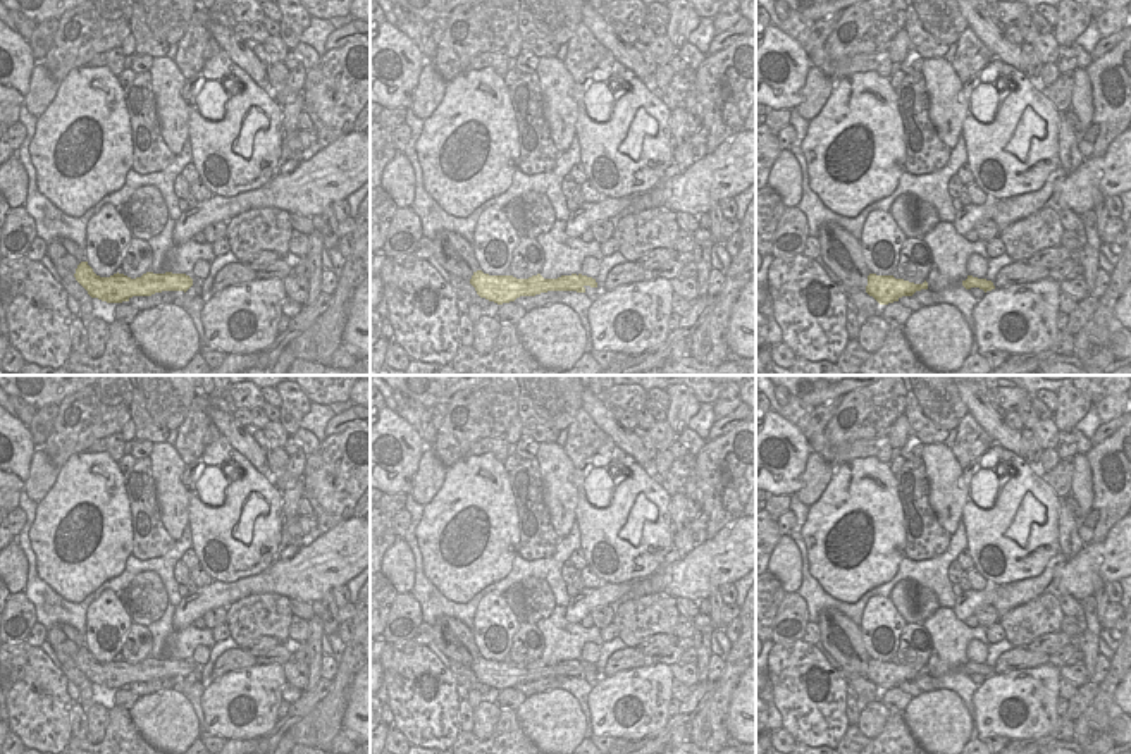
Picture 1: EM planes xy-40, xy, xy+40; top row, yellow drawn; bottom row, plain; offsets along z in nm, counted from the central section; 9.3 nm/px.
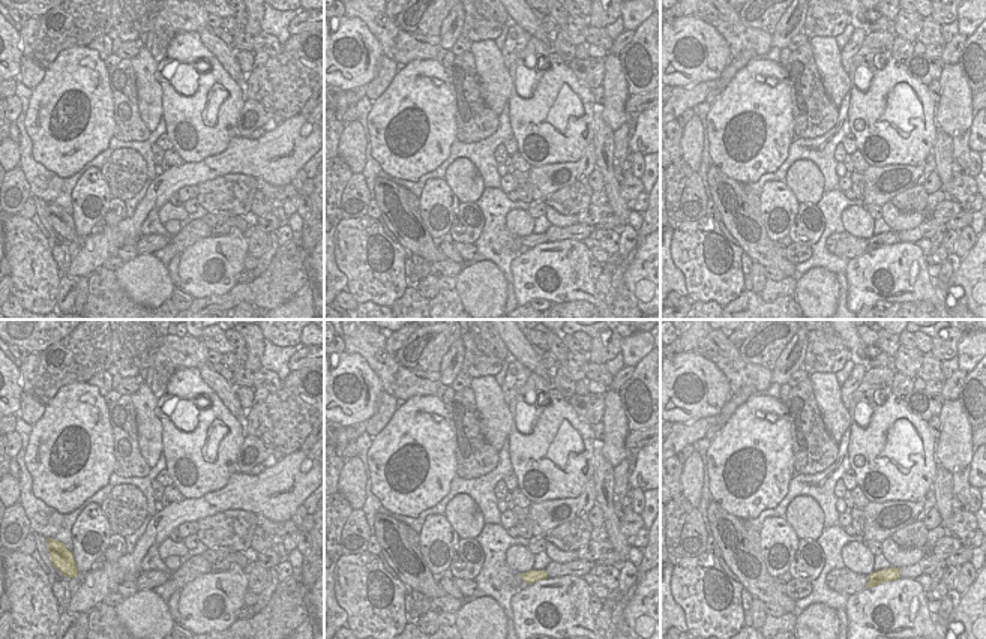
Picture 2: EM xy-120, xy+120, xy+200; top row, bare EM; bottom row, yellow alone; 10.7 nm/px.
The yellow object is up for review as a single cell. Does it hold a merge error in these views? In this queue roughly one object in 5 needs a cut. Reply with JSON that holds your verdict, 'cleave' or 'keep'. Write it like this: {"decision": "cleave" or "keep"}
{"decision": "keep"}

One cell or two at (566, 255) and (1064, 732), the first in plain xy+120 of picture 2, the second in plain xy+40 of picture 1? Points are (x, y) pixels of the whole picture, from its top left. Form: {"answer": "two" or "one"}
{"answer": "two"}

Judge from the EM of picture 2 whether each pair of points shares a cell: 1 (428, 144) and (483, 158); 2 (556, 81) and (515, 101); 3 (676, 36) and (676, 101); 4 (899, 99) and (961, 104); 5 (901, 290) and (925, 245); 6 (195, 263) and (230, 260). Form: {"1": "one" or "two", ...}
{"1": "two", "2": "one", "3": "two", "4": "two", "5": "two", "6": "one"}

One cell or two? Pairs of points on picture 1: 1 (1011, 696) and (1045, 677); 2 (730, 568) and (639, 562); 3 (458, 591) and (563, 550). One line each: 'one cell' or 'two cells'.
1: one cell
2: two cells
3: two cells

